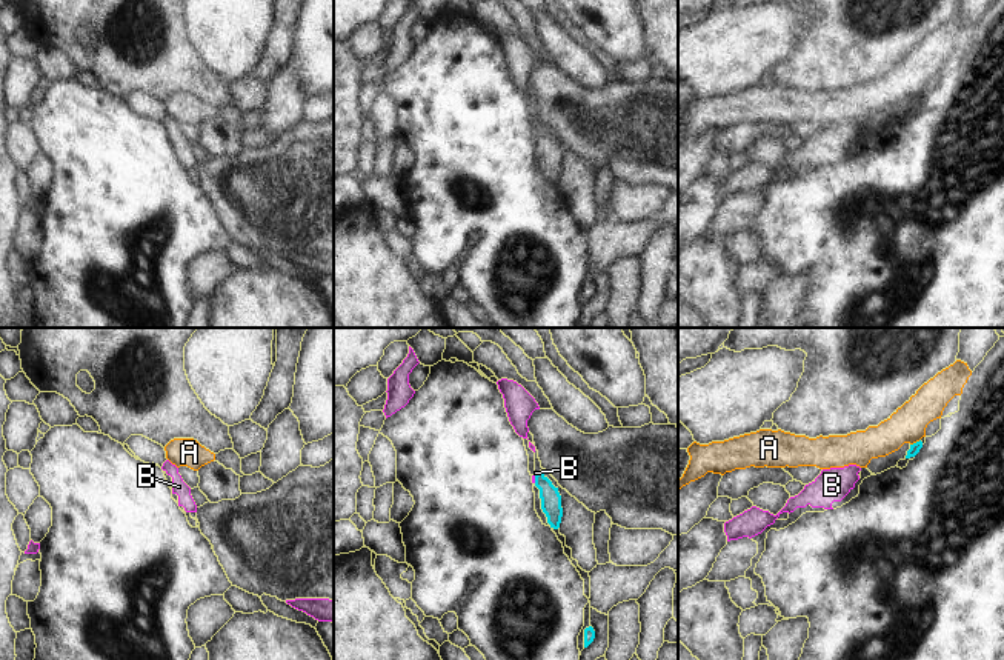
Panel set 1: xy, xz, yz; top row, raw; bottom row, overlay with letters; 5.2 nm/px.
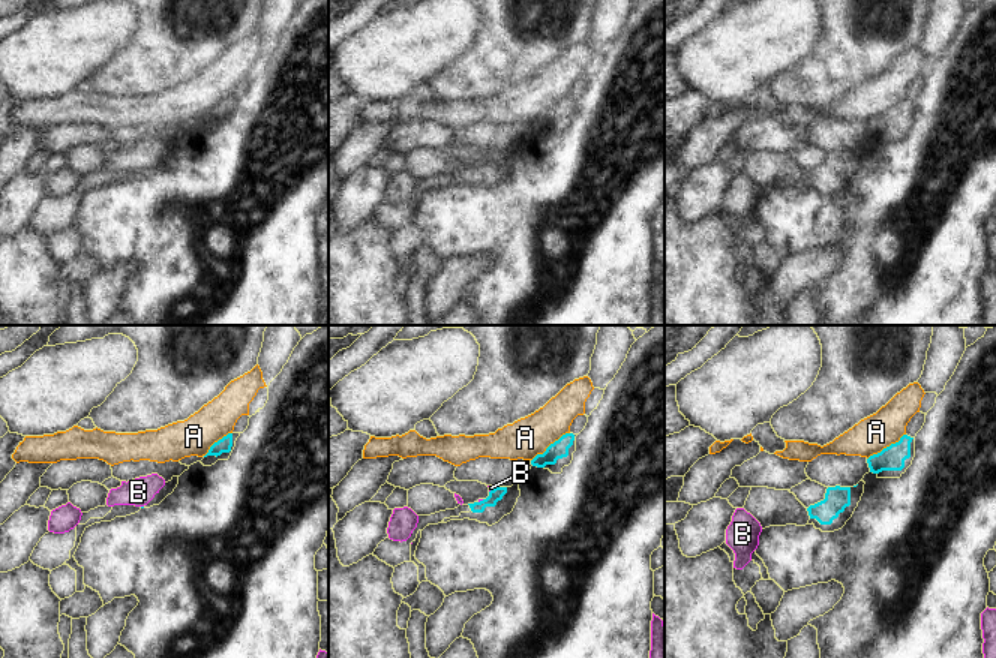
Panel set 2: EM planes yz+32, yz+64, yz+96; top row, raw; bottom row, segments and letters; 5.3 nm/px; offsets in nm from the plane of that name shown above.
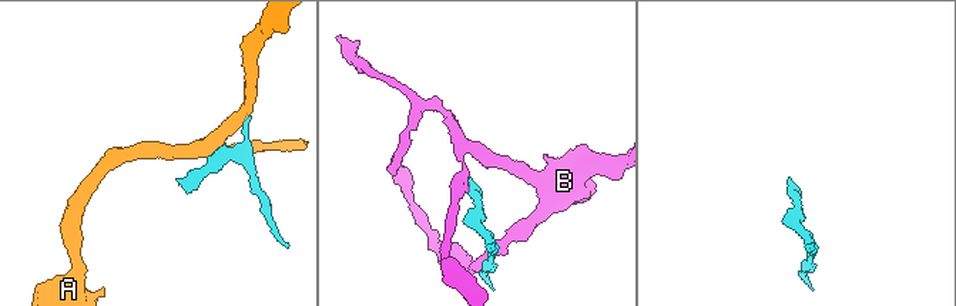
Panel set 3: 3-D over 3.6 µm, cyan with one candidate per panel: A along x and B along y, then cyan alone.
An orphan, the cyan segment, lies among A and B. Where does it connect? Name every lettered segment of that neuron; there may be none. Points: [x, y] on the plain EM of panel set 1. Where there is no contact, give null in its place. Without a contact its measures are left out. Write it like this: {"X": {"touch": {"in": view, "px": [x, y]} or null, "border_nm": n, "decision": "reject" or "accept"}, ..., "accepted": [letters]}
{"A": {"touch": {"in": "yz", "px": [917, 97]}, "border_nm": 70, "decision": "reject"}, "B": {"touch": {"in": "xz", "px": [535, 134]}, "border_nm": 50, "decision": "reject"}, "accepted": []}

